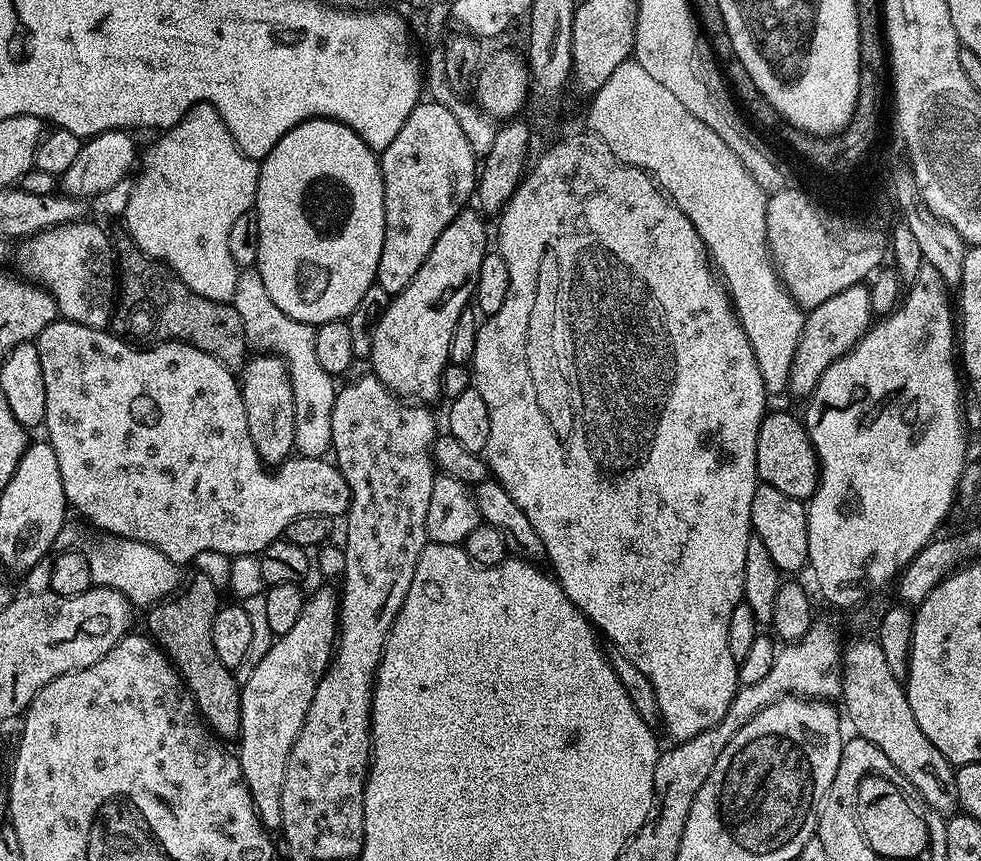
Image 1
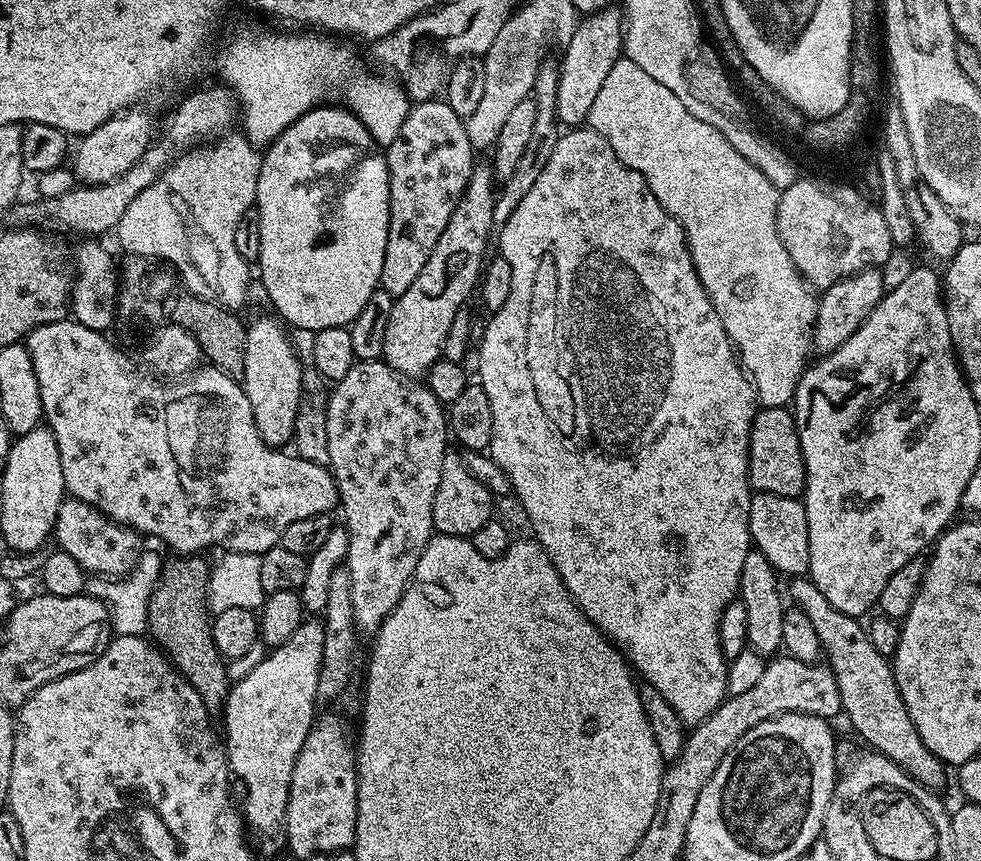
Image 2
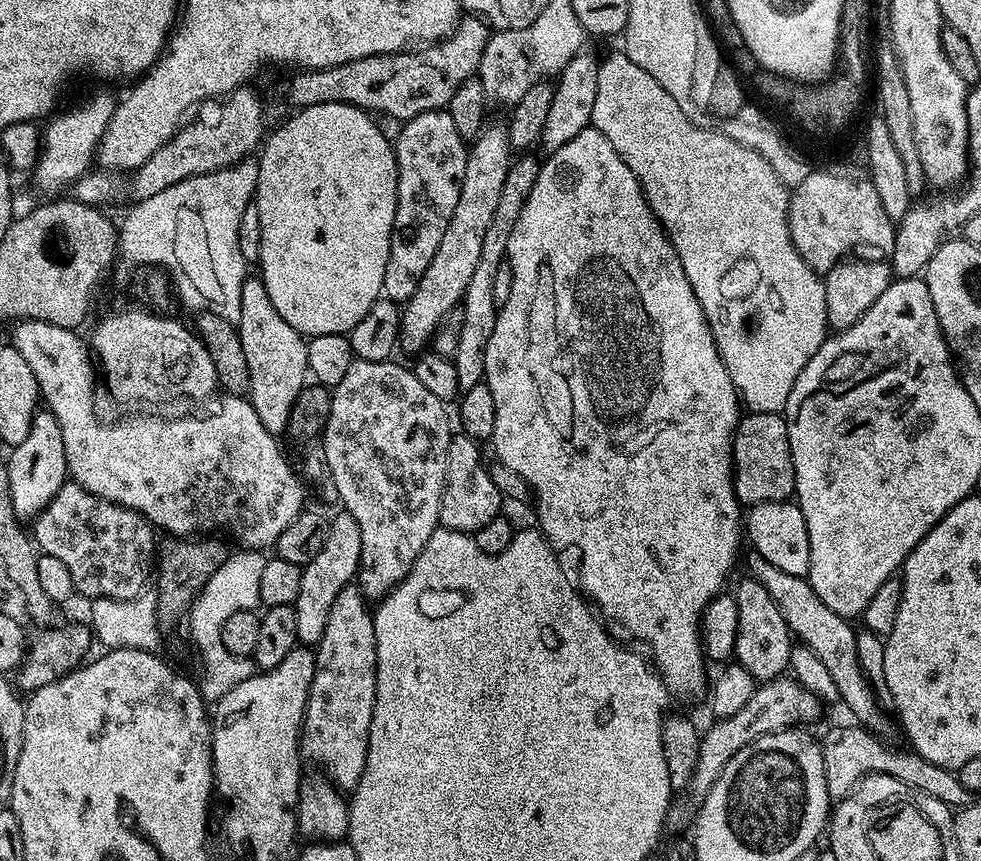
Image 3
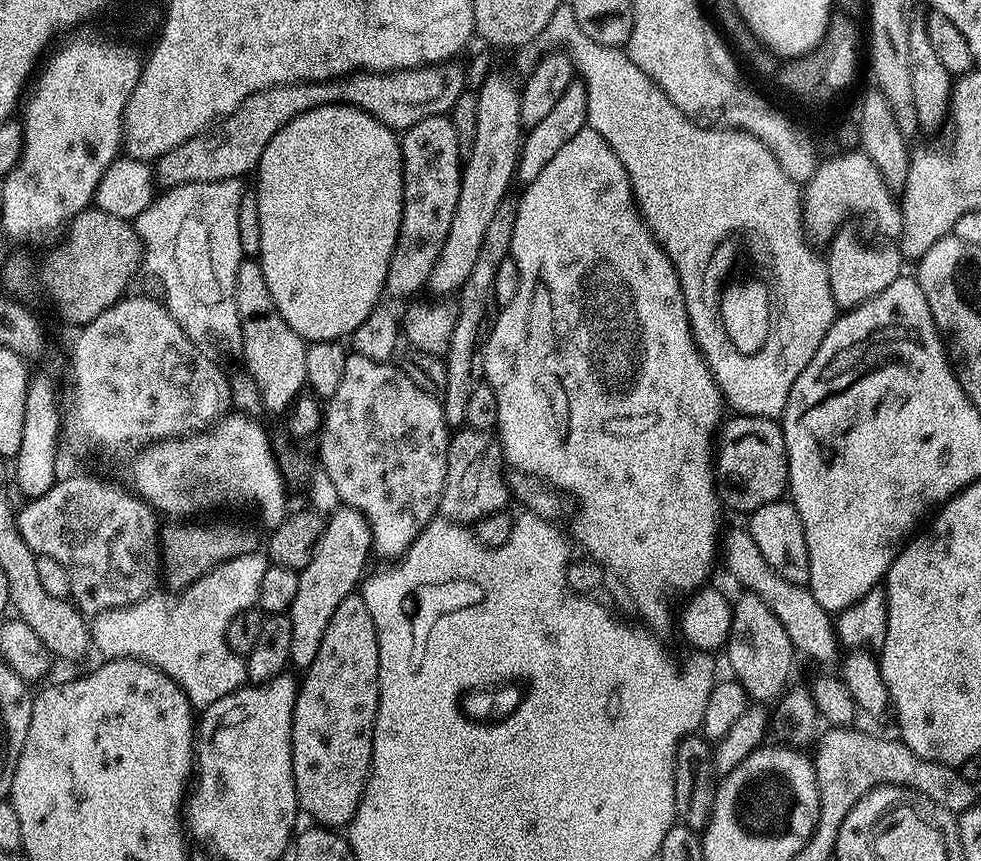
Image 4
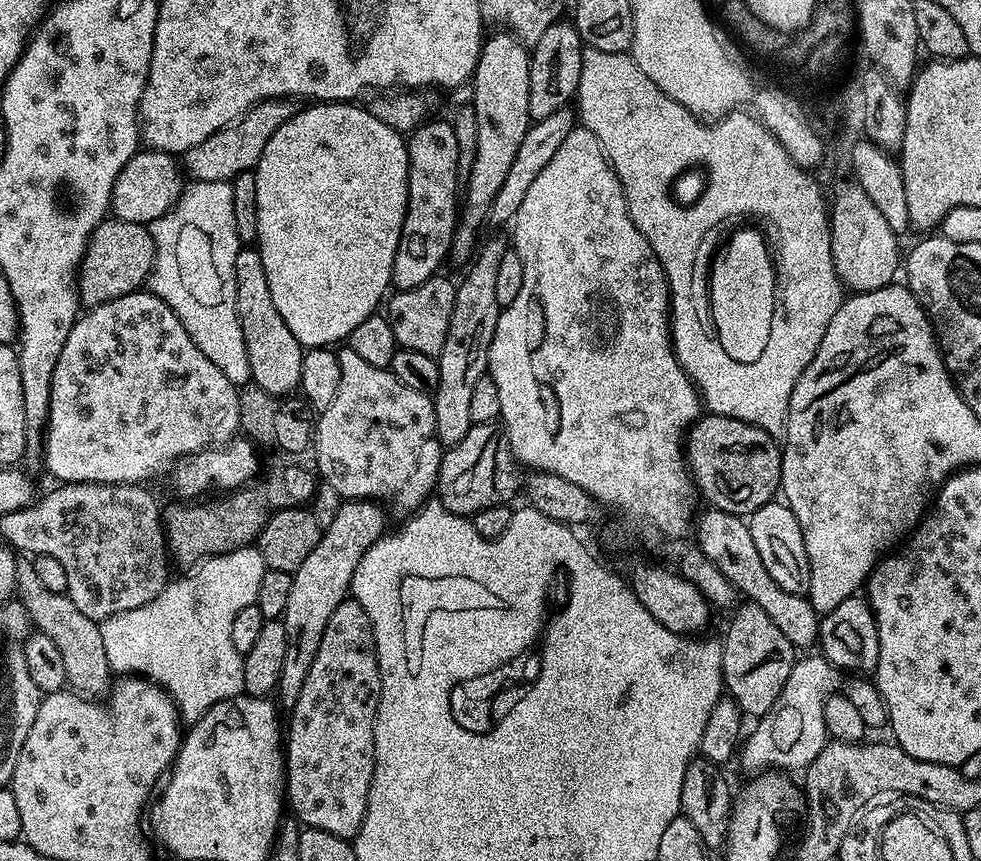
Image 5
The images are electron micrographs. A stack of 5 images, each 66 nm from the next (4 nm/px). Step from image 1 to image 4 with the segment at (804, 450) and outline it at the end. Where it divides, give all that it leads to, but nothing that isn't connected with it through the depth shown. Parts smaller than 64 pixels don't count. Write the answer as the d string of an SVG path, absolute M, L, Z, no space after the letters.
M729 415L718 429L718 439L714 444L714 467L718 481L716 492L725 509L733 508L736 512L750 514L763 504L781 499L788 491L788 455L781 421L771 416Z

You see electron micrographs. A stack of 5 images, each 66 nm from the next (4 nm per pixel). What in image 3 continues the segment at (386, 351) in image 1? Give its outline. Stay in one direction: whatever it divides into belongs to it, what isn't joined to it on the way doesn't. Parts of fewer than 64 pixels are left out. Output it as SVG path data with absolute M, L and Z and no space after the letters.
M489 123L471 141L466 158L466 174L462 174L462 188L450 224L442 235L434 258L418 282L418 290L414 290L414 294L403 305L398 339L401 349L405 348L411 354L425 351L440 321L463 301L466 286L470 286L470 277L474 275L478 258L482 255L482 241L490 226L490 217L494 215L498 197L502 195L502 182L506 182L508 167L513 159L514 150L508 142L508 130L503 123Z

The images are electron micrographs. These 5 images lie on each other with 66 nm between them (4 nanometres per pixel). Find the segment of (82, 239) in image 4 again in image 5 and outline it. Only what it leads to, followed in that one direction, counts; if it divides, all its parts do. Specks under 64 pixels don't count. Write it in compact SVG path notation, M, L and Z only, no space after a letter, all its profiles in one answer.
M105 218L88 239L88 249L80 263L78 291L81 305L96 308L99 304L141 291L156 261L156 243L151 231L143 224Z

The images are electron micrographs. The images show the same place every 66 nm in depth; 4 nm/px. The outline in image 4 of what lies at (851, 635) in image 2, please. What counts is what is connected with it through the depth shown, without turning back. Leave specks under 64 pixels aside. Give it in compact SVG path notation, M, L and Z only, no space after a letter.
M747 527L732 528L723 533L718 545L718 556L724 560L724 568L737 580L743 591L758 594L770 610L774 610L774 618L782 622L786 634L790 638L793 649L804 656L809 656L812 660L817 660L820 664L837 663L841 655L842 645L836 638L836 626L833 617L822 607L818 606L818 598L814 598L812 591L803 584L786 582L766 558L762 558L762 550L754 542L754 538L748 533Z

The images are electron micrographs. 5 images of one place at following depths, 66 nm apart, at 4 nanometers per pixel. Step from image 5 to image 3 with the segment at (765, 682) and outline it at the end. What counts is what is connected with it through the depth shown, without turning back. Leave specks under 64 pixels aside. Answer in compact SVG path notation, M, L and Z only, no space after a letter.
M755 578L747 579L734 589L740 615L734 660L745 667L757 682L771 682L789 671L794 637L788 631L786 618L782 618L782 610L778 610L778 602L774 602L770 590Z

